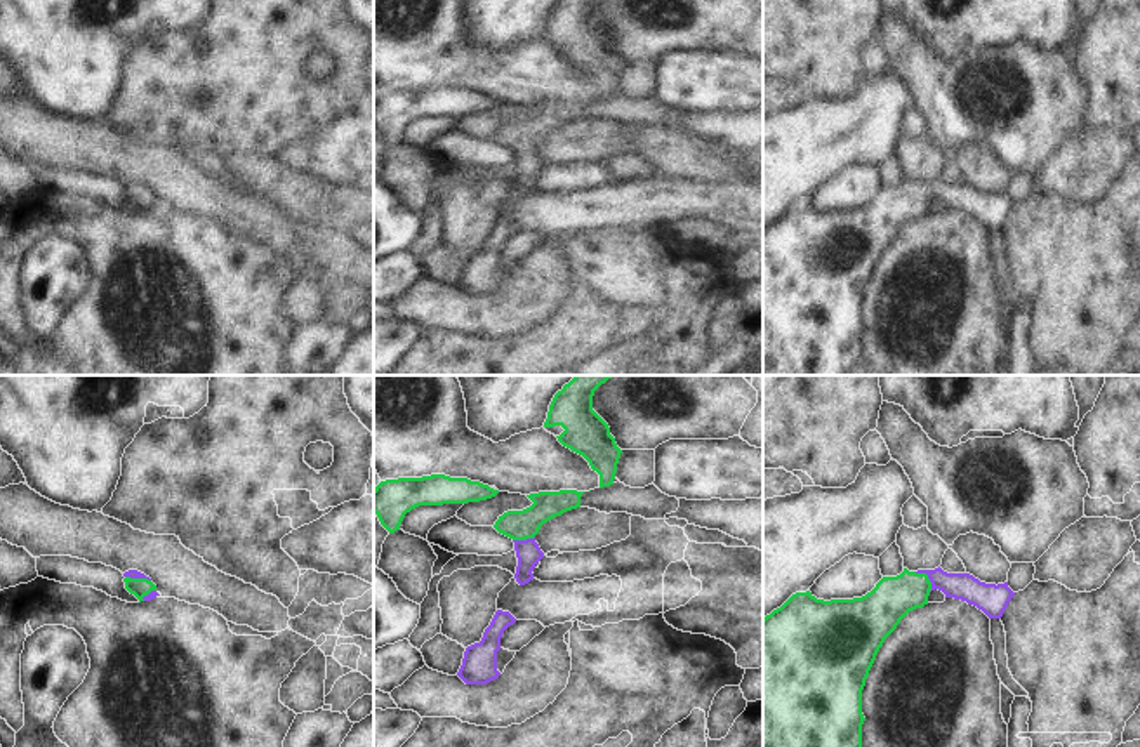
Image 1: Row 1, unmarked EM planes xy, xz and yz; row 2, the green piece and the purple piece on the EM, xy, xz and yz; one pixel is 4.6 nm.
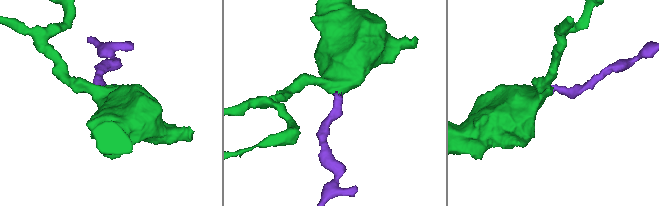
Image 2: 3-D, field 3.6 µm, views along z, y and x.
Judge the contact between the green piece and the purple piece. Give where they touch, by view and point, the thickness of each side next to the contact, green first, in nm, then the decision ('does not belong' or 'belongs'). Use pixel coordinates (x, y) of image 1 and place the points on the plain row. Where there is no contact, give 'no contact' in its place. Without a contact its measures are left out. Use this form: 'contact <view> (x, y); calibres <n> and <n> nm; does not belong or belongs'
contact yz (927, 188); calibres 200 and 130 nm; belongs

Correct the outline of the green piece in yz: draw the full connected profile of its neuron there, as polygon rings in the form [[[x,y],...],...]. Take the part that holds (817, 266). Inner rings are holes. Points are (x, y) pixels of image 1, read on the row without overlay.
[[[940,177],[935,181],[904,182],[897,188],[883,188],[876,198],[862,208],[853,210],[817,210],[810,202],[792,205],[780,219],[773,221],[763,229],[763,375],[852,375],[852,368],[857,361],[862,361],[862,335],[865,332],[862,325],[862,301],[869,281],[876,271],[885,250],[897,240],[900,231],[912,221],[928,215],[931,202],[942,202],[945,208],[966,212],[968,215],[982,221],[989,229],[1001,229],[1008,214],[1015,203],[1004,195],[985,195],[970,184],[947,184]]]

